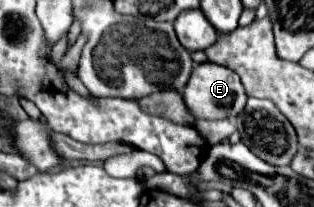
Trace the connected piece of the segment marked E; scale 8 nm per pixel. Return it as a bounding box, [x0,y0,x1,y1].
[184,62,246,120]

